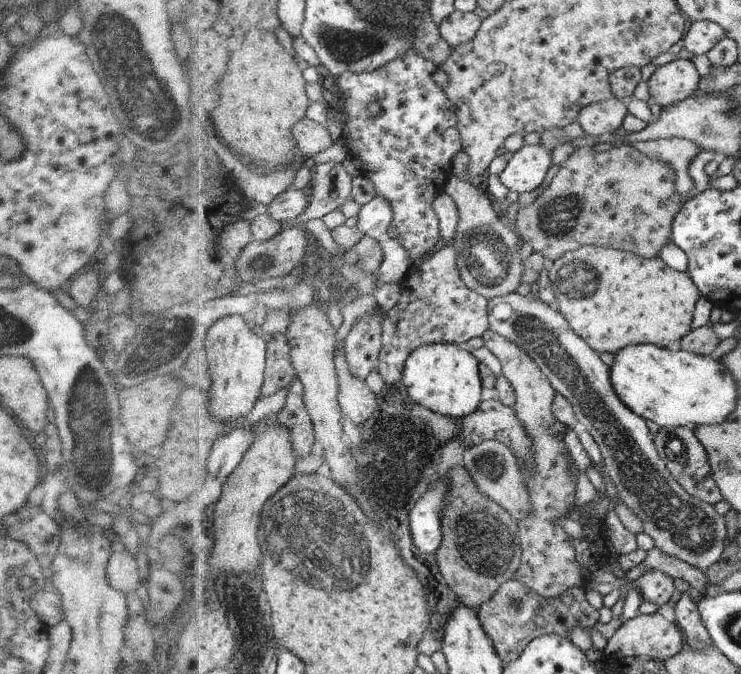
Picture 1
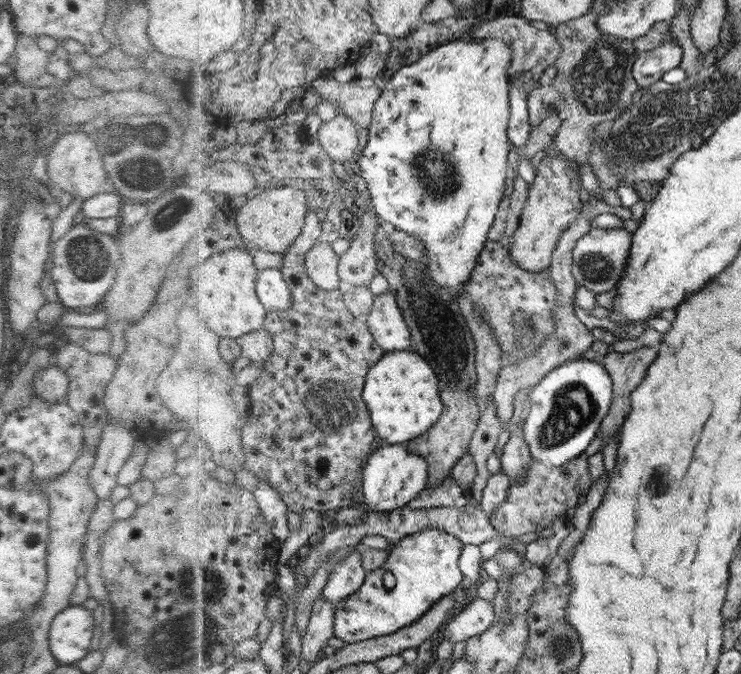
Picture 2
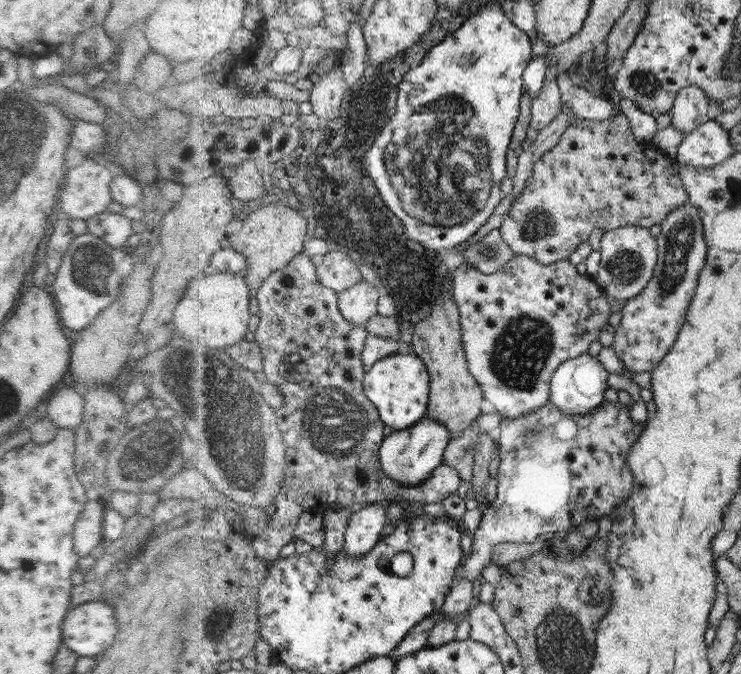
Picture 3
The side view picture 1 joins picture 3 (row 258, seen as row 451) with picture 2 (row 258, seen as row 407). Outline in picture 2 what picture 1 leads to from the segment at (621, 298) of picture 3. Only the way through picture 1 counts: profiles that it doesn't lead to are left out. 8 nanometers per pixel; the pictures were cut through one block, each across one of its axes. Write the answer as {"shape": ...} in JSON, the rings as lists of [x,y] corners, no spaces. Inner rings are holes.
{"shape":[[[594,228],[577,242],[573,250],[573,276],[577,284],[595,294],[602,294],[621,284],[626,264],[629,264],[632,248],[632,233],[625,229]]]}

